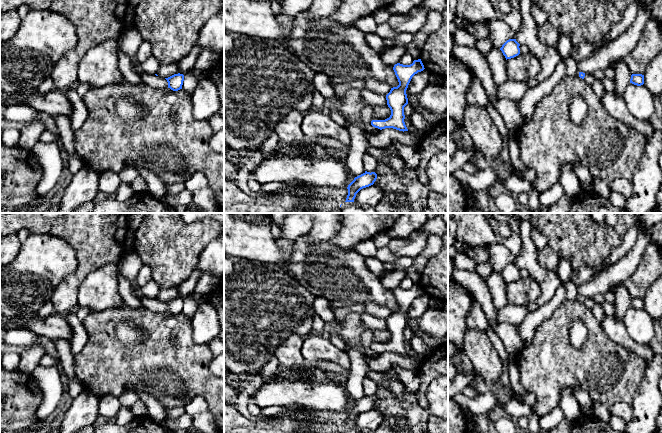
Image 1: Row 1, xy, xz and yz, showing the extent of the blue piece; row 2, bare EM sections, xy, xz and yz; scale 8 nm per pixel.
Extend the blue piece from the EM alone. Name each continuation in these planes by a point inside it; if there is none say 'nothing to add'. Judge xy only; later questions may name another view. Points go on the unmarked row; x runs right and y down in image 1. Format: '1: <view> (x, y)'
nothing to add

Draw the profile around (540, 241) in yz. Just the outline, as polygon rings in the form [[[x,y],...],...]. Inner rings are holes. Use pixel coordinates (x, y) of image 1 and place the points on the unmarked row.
[[[532,223],[531,239],[538,250],[542,250],[548,245],[546,237],[538,229],[534,227],[533,223]]]

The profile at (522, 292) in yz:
[[[532,277],[528,279],[519,278],[514,282],[506,284],[506,293],[508,303],[527,307],[538,300],[541,288]]]

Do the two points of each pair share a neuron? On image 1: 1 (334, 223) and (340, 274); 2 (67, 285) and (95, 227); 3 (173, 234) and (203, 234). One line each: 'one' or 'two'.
1: two
2: one
3: one

